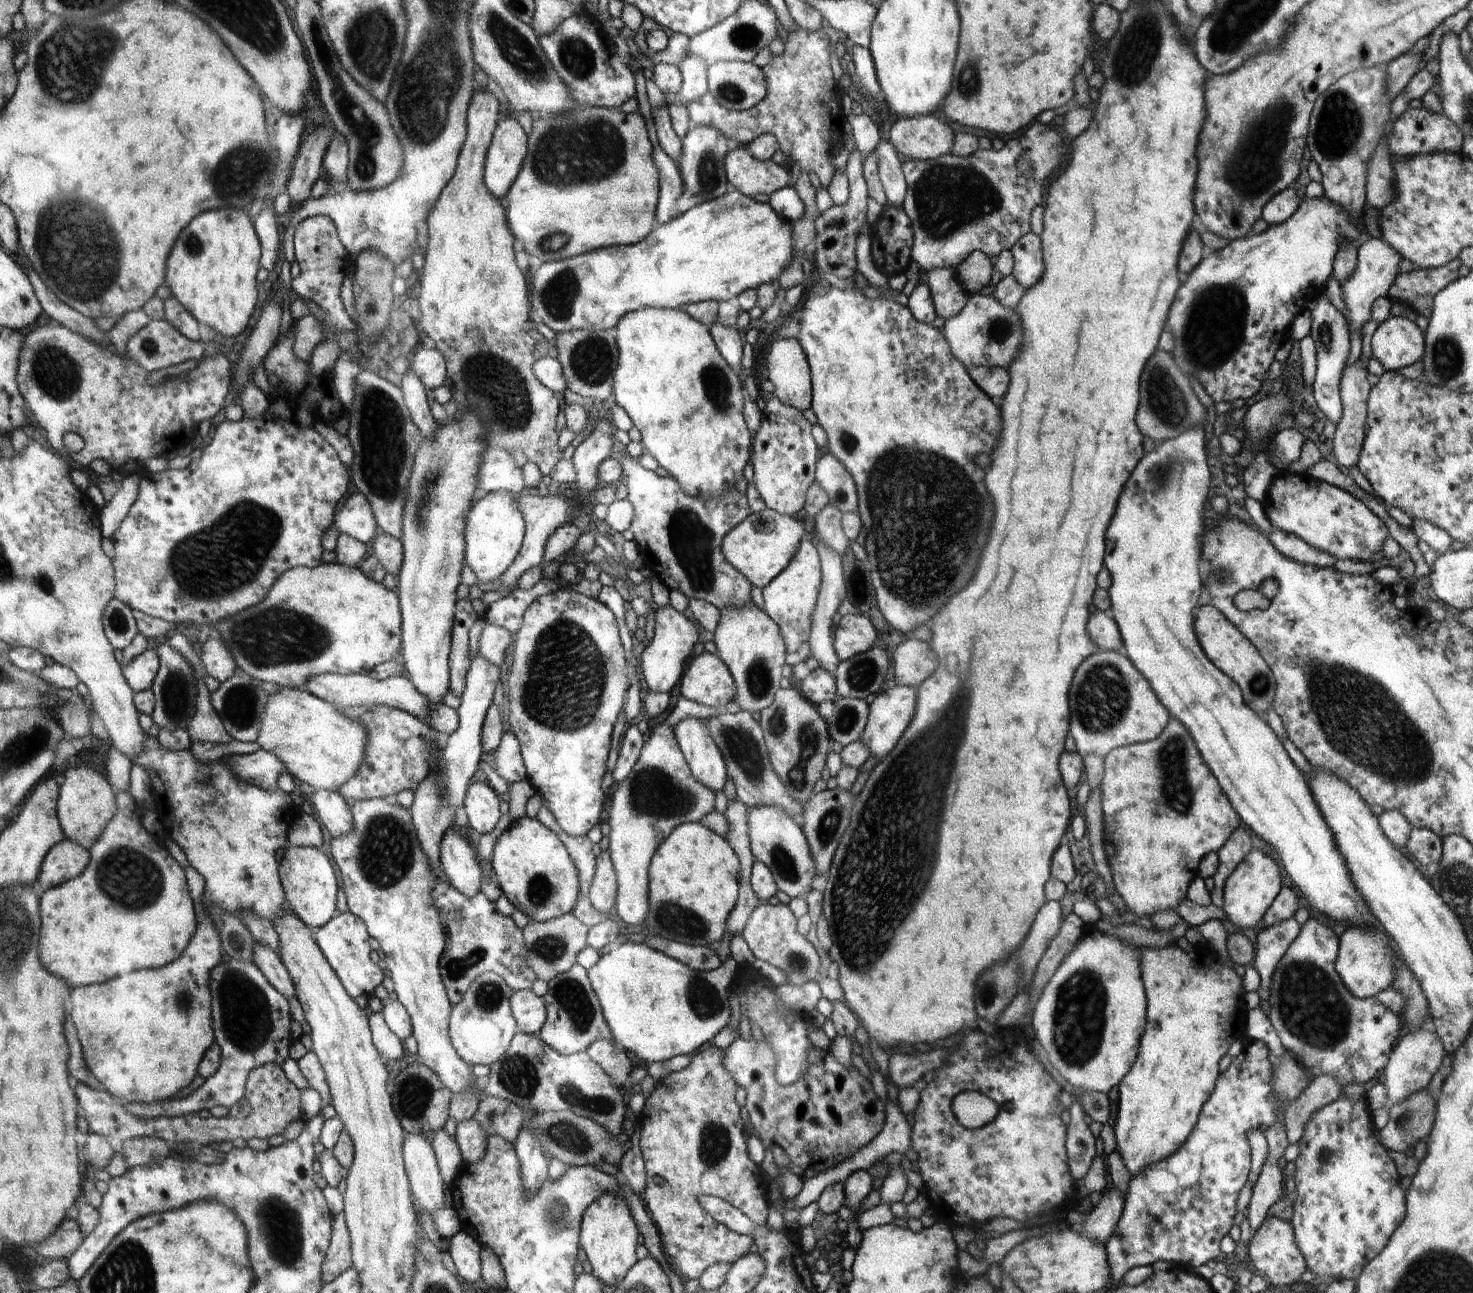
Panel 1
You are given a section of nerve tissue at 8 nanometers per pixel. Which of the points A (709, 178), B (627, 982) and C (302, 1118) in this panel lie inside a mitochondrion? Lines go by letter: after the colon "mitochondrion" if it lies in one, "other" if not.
A: mitochondrion
B: other
C: other

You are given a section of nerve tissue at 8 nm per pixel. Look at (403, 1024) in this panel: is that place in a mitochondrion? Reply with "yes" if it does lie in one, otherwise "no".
no

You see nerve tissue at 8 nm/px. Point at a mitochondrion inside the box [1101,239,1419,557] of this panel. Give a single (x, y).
(1210, 327)

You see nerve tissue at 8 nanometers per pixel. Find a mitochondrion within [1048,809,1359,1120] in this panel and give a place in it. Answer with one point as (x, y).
(1081, 1006)

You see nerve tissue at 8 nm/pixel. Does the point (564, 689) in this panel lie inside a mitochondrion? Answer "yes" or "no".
yes

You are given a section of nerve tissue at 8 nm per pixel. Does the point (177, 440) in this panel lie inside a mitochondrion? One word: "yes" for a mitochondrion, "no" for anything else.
no

